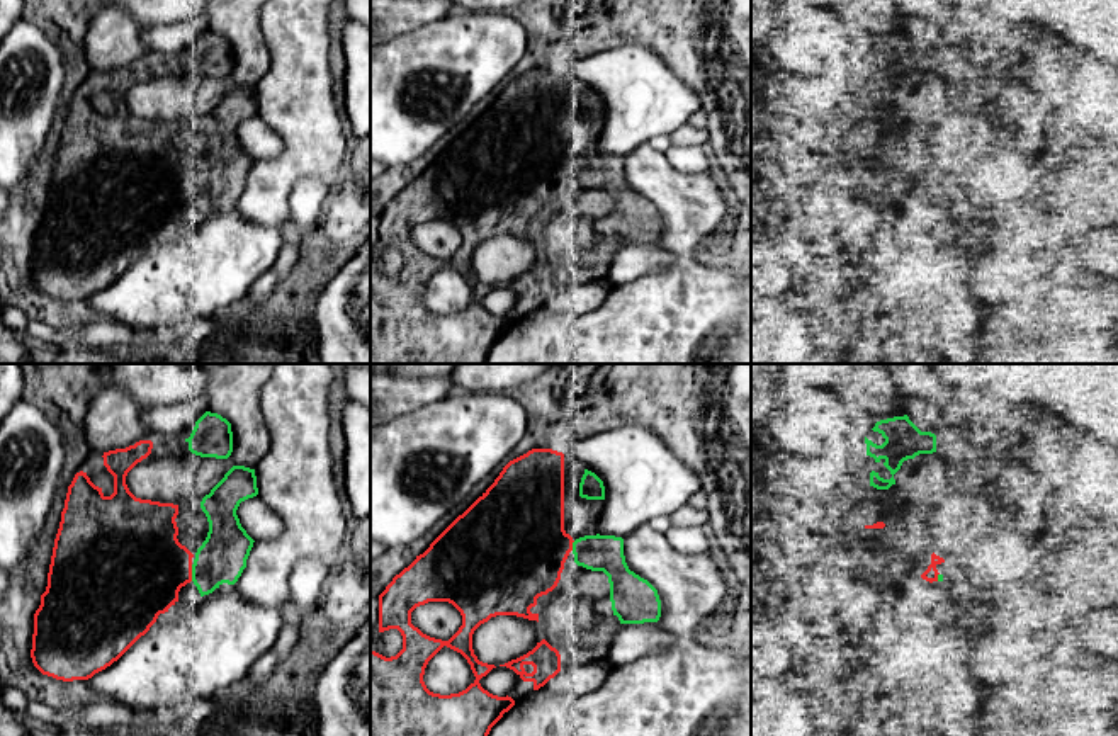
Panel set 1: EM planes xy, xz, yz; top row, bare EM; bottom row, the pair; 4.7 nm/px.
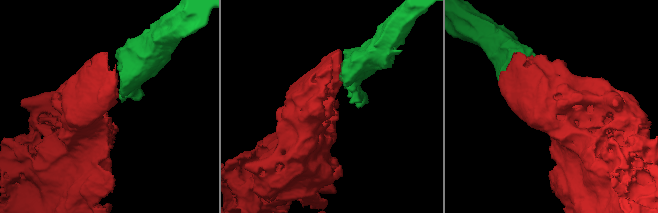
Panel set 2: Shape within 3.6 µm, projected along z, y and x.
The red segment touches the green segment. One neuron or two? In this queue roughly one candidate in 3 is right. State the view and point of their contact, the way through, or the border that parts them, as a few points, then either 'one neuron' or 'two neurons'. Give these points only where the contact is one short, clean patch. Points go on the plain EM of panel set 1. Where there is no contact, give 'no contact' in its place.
contact xy (191, 192); one neuron

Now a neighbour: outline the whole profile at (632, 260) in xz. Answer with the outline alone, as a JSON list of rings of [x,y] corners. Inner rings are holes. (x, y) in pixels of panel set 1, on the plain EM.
[[[656,241],[620,243],[613,262],[601,270],[612,286],[625,286],[647,274],[663,272],[673,257]]]

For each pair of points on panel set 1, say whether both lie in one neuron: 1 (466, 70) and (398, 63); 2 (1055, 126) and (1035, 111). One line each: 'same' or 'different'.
1: same
2: different

